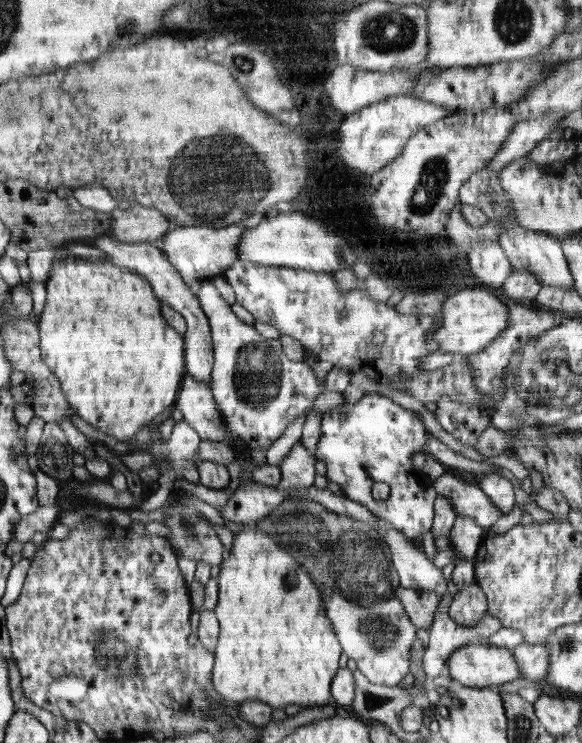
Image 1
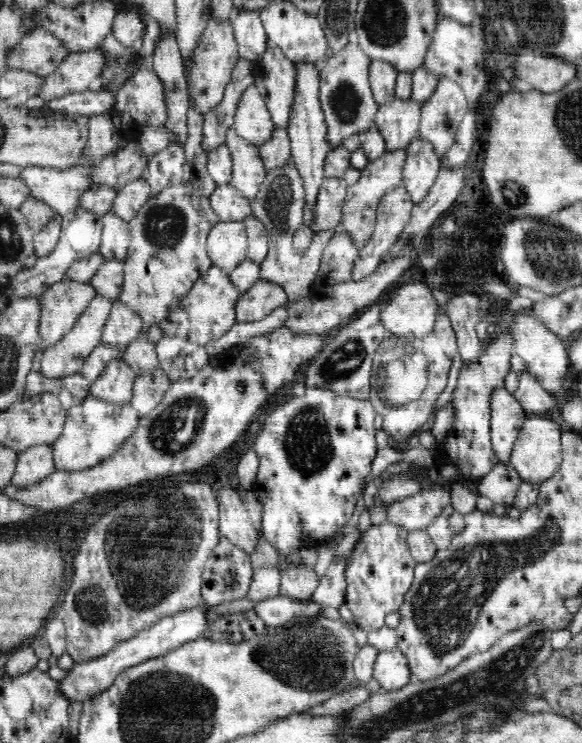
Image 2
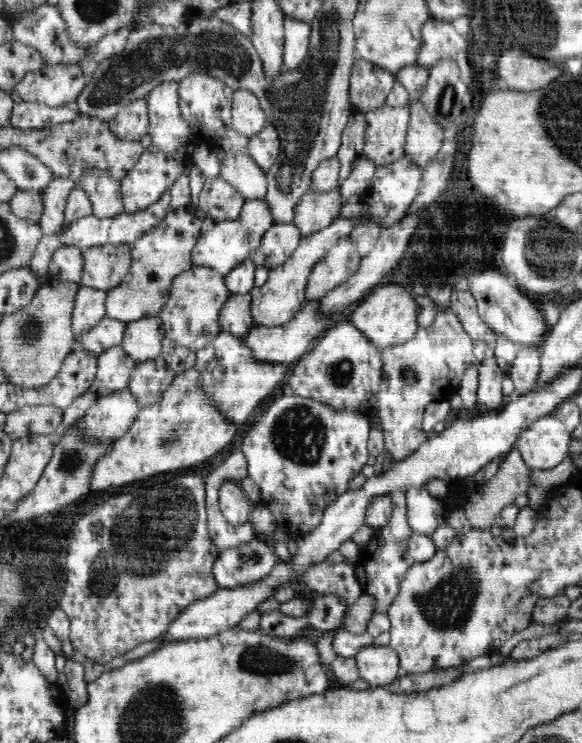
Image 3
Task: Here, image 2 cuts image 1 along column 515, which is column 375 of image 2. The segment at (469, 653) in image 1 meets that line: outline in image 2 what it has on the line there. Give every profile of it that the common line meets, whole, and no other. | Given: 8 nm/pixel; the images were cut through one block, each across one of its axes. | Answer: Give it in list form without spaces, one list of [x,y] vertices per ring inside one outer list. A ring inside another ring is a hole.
[[[398,648],[377,654],[372,677],[380,683],[381,691],[401,690],[413,680],[407,658]]]

